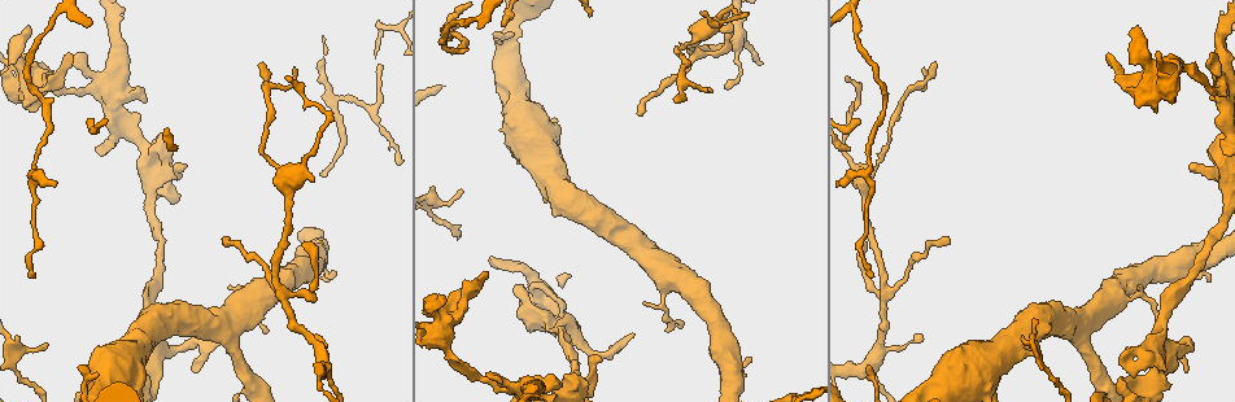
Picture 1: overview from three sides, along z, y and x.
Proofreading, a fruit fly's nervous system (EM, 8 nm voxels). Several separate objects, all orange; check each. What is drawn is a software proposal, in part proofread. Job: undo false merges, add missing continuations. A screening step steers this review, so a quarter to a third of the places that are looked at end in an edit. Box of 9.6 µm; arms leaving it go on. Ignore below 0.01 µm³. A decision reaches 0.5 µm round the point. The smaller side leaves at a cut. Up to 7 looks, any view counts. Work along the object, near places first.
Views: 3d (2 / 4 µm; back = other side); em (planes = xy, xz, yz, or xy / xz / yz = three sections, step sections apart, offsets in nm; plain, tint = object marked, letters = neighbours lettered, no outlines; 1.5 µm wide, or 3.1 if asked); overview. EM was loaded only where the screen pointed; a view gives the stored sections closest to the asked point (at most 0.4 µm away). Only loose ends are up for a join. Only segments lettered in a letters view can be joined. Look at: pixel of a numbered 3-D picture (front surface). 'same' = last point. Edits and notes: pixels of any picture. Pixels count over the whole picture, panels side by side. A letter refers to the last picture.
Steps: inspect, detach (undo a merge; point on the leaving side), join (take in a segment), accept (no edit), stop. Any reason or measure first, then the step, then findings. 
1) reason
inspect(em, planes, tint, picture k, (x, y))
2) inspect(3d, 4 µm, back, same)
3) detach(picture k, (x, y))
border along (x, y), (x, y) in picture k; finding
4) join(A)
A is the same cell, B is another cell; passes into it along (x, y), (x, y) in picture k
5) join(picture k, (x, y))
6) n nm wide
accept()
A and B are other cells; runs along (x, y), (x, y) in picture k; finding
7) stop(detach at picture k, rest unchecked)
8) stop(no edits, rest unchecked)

branch point
inspect(em, xy, step 4, letters, picture 1, (868, 171))

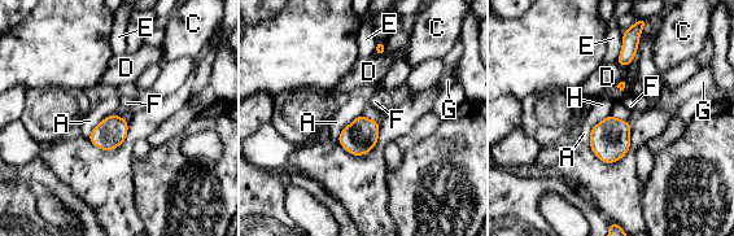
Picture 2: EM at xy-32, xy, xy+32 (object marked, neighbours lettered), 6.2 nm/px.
inspect(em, planes, letters, same)

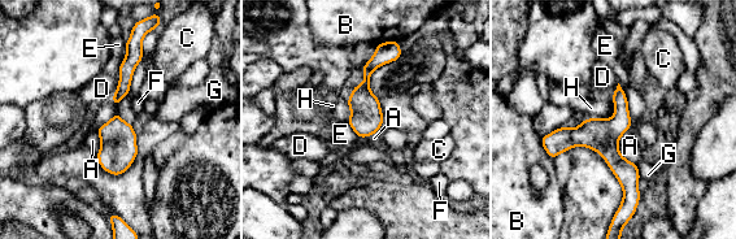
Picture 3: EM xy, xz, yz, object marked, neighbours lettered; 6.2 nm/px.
200 nm wide
accept()
A, B, C, D, E, F, G and H are other cells; border along (631, 126), (618, 151), (636, 164) in picture 3; continuous, no second neuron

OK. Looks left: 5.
free end
inspect(3d, 4 µm, picture 1, (460, 189))

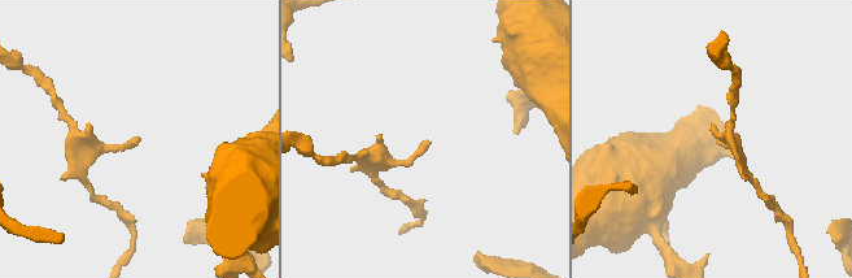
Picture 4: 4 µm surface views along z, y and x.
inspect(em, planes, letters, picture 4, (427, 142))

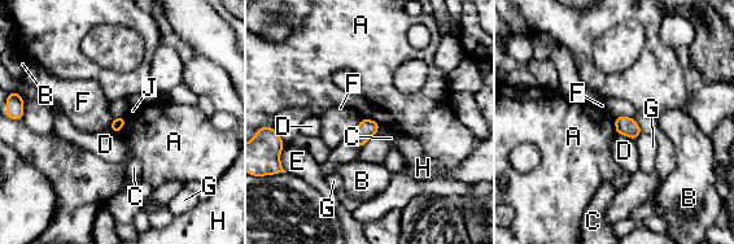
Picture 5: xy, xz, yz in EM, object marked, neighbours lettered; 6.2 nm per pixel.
70 nm wide
accept()
A, B, C, D, E, F, G, H and J are other cells; border along (126, 117), (126, 122), (118, 133) in picture 5; none of them fits

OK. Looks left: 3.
thin end
inspect(em, yz, step 8, tint, picture 1, (222, 239))

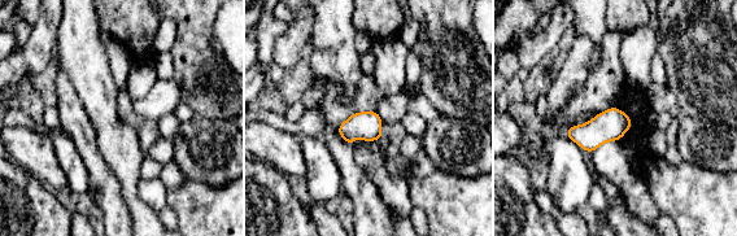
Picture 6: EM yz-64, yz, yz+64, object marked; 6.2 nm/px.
inspect(em, planes, letters, same)

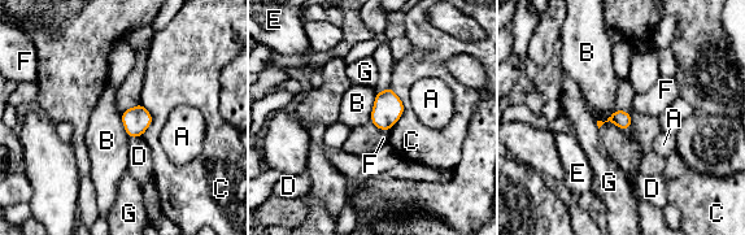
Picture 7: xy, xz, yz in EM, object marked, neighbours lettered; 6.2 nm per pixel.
100 nm wide
accept()
A, B, C, D, E, F and G are other cells; border along (597, 120), (622, 129), (631, 125) in picture 7; none of them fits

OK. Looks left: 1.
stop(no edits, rest unchecked)

